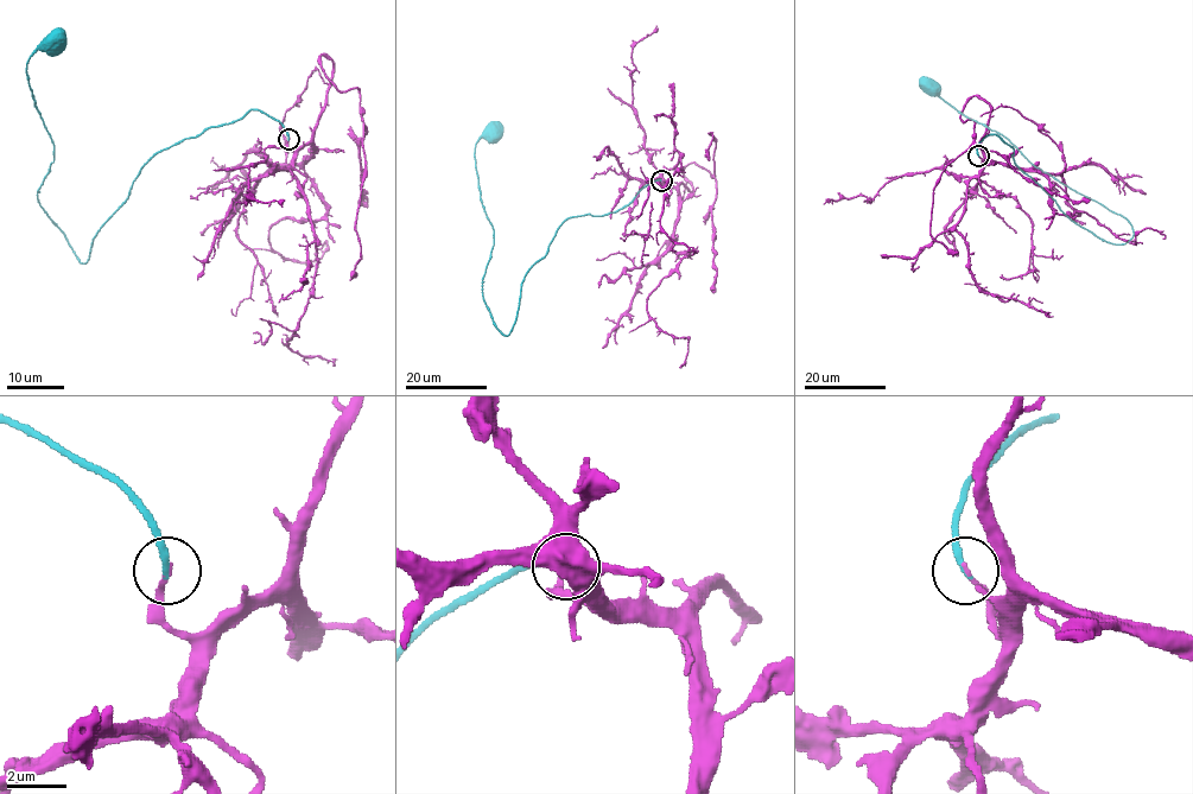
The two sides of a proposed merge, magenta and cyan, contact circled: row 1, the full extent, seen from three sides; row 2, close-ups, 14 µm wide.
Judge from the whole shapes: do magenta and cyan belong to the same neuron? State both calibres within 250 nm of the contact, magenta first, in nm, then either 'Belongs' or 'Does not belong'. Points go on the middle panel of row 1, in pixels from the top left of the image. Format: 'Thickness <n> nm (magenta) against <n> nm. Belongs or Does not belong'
Thickness 150 nm (magenta) against 220 nm. Belongs

